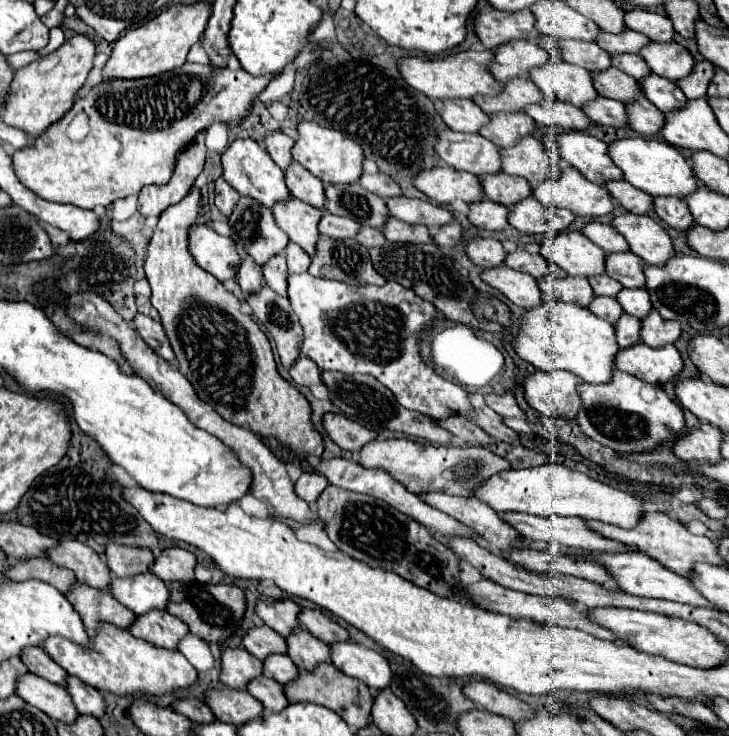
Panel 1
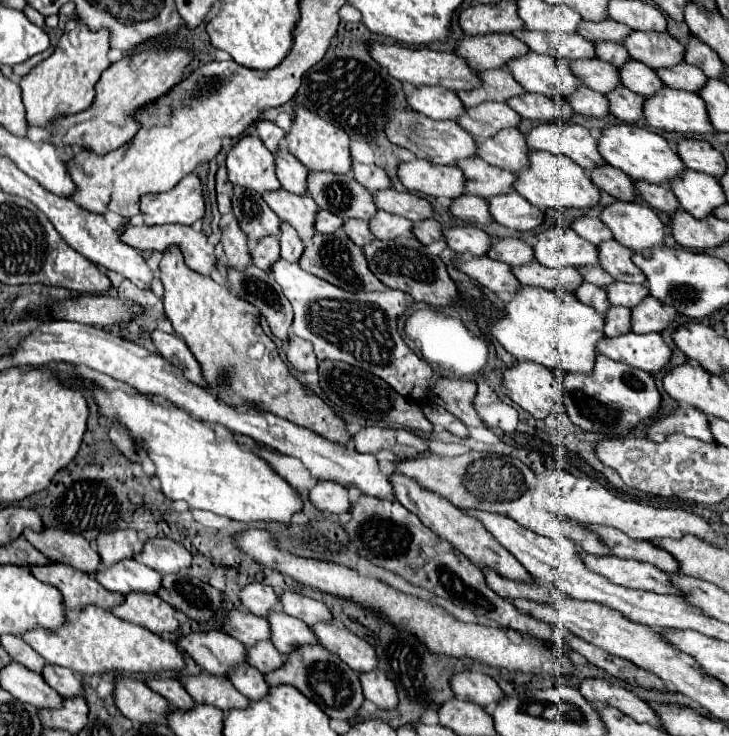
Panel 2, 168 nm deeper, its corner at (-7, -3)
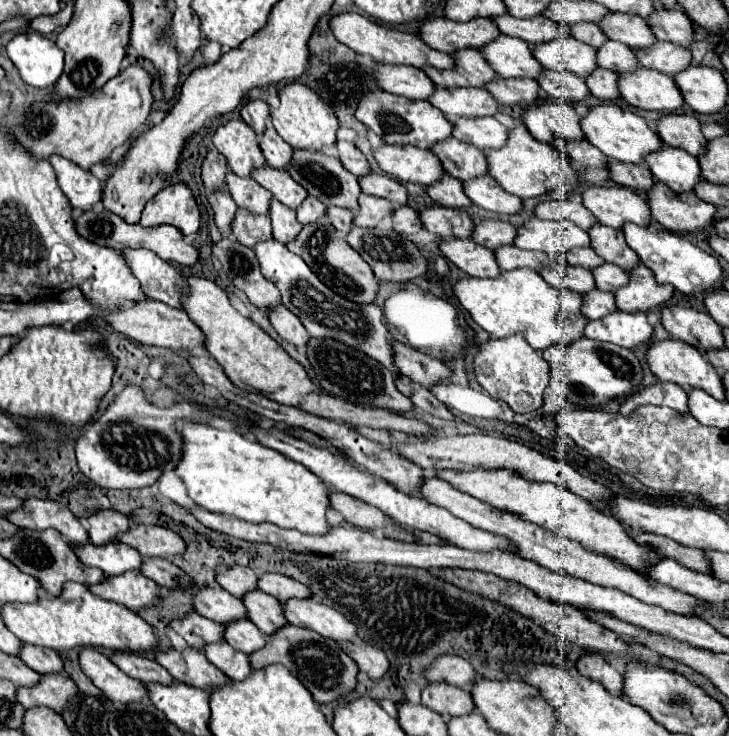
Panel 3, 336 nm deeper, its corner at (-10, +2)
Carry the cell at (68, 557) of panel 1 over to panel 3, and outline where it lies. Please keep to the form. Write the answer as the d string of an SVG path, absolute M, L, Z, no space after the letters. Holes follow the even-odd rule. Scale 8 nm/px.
M28 498L24 502L24 508L20 508L20 512L12 512L12 516L6 518L18 528L28 528L38 532L46 528L56 528L72 546L84 546L90 540L84 526L60 502Z

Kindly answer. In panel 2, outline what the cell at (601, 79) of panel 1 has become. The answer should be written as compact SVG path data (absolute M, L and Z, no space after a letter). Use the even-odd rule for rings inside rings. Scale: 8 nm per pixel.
M577 59L569 63L569 69L573 71L575 77L579 77L583 85L603 95L619 85L617 69L601 59Z

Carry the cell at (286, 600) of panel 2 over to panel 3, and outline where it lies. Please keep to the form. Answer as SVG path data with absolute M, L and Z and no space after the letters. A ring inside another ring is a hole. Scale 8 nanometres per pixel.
M274 572L260 574L260 590L266 594L272 594L280 604L286 604L292 598L296 598L296 600L312 598L312 592L308 586L304 586L292 578L286 578L282 574L274 574Z

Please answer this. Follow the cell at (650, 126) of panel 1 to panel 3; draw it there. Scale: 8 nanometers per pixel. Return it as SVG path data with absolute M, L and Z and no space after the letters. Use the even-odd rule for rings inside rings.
M598 68L592 72L592 76L586 78L586 84L590 92L606 102L618 102L620 100L620 88L618 88L618 74L608 72L604 68Z

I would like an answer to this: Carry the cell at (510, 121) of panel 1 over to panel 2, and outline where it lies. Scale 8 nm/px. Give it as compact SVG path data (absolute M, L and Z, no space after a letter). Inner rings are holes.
M485 101L481 105L469 107L469 113L457 121L473 139L483 141L493 137L499 129L517 127L521 117L507 105L497 101Z

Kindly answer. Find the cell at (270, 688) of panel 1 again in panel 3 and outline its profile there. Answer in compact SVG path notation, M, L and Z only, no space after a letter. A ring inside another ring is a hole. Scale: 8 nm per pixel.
M228 642L210 644L204 652L206 652L206 658L232 680L246 680L252 674L248 654L236 652Z

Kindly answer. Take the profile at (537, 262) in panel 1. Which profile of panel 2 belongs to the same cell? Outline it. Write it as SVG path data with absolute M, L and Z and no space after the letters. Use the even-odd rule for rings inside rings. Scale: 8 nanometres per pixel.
M501 237L501 239L493 241L487 255L491 259L503 261L503 263L507 263L511 267L535 261L533 249L527 243L523 243L523 239L517 239L517 237Z

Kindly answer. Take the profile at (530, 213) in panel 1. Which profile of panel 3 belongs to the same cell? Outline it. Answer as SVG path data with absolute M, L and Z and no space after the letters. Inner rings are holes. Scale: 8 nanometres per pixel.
M482 176L472 182L464 182L464 192L476 206L488 212L498 212L498 214L522 212L522 200L500 188L500 184L492 176Z

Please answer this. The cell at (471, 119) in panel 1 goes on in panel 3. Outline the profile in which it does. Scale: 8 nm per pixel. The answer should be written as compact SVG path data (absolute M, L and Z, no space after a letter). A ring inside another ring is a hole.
M378 64L376 72L384 90L404 96L408 100L428 100L436 90L436 84L420 68Z

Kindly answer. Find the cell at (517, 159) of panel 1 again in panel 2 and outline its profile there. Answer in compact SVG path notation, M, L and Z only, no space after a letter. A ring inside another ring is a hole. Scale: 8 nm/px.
M501 129L489 141L477 141L477 157L511 173L527 167L527 151L529 145L519 129Z

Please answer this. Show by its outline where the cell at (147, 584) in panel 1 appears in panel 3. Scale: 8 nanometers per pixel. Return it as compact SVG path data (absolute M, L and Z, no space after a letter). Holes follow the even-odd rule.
M120 542L106 544L106 548L96 548L94 544L74 546L74 552L78 552L76 556L80 562L100 568L106 576L120 576L128 570L140 570L142 566L142 556L134 548Z

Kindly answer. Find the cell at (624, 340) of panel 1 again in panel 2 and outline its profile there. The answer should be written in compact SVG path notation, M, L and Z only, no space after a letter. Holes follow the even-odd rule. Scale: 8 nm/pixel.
M617 305L617 307L609 307L607 315L605 315L605 335L607 337L617 337L621 333L627 333L631 329L631 311Z

